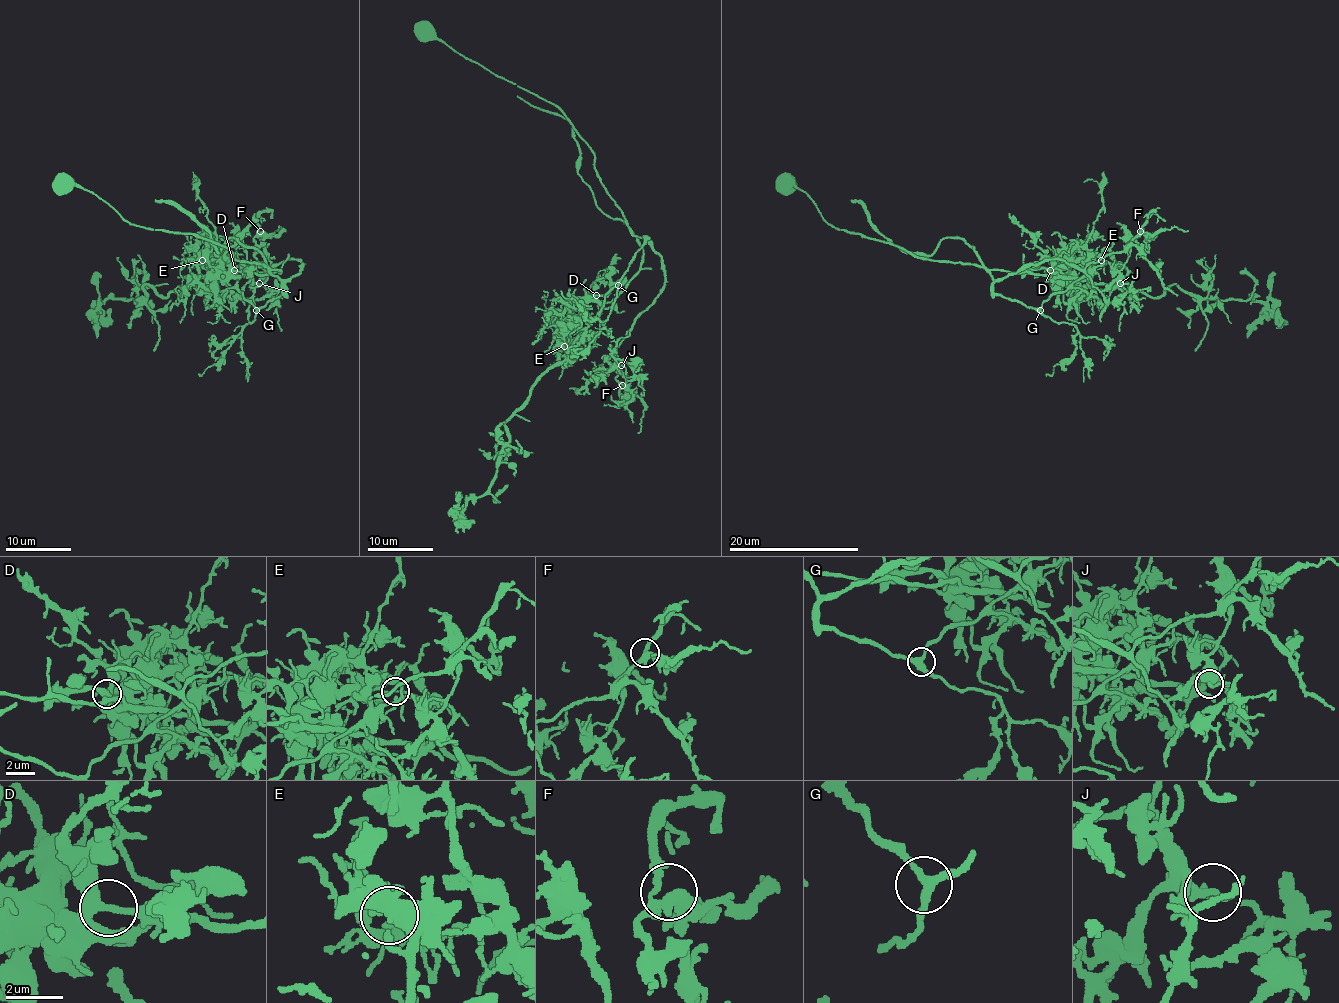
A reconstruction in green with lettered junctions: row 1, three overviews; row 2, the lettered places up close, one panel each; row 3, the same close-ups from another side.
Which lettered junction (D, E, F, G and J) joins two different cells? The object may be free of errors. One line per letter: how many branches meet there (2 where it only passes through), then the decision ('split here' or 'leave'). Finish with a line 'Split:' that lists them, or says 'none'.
D: 3 | leave
E: 2 | split here
F: 3 | leave
G: 3 | leave
J: 3 | leave
Split: E

